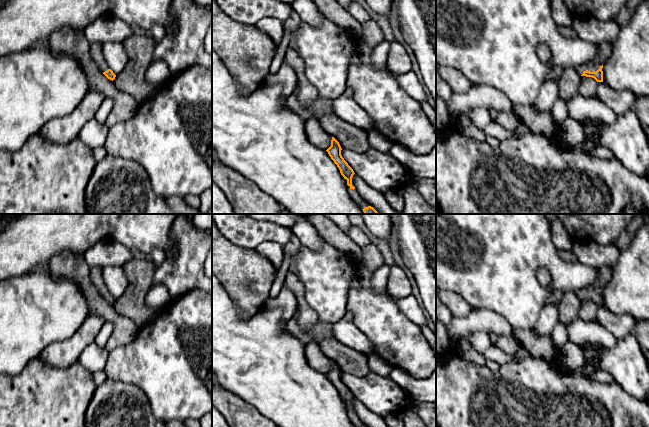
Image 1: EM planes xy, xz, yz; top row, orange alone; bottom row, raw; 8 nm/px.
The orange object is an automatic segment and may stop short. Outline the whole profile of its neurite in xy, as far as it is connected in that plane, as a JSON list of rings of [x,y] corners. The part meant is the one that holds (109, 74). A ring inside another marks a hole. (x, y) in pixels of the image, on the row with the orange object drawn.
[[[93,43],[90,44],[90,55],[92,60],[96,63],[99,70],[110,80],[114,80],[116,75],[113,71],[108,67],[103,51],[102,51],[102,44],[101,43]]]

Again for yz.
[[[601,42],[597,45],[598,55],[594,63],[586,63],[579,66],[578,71],[581,76],[592,77],[597,82],[603,82],[603,64],[610,58],[612,53],[612,43]]]

